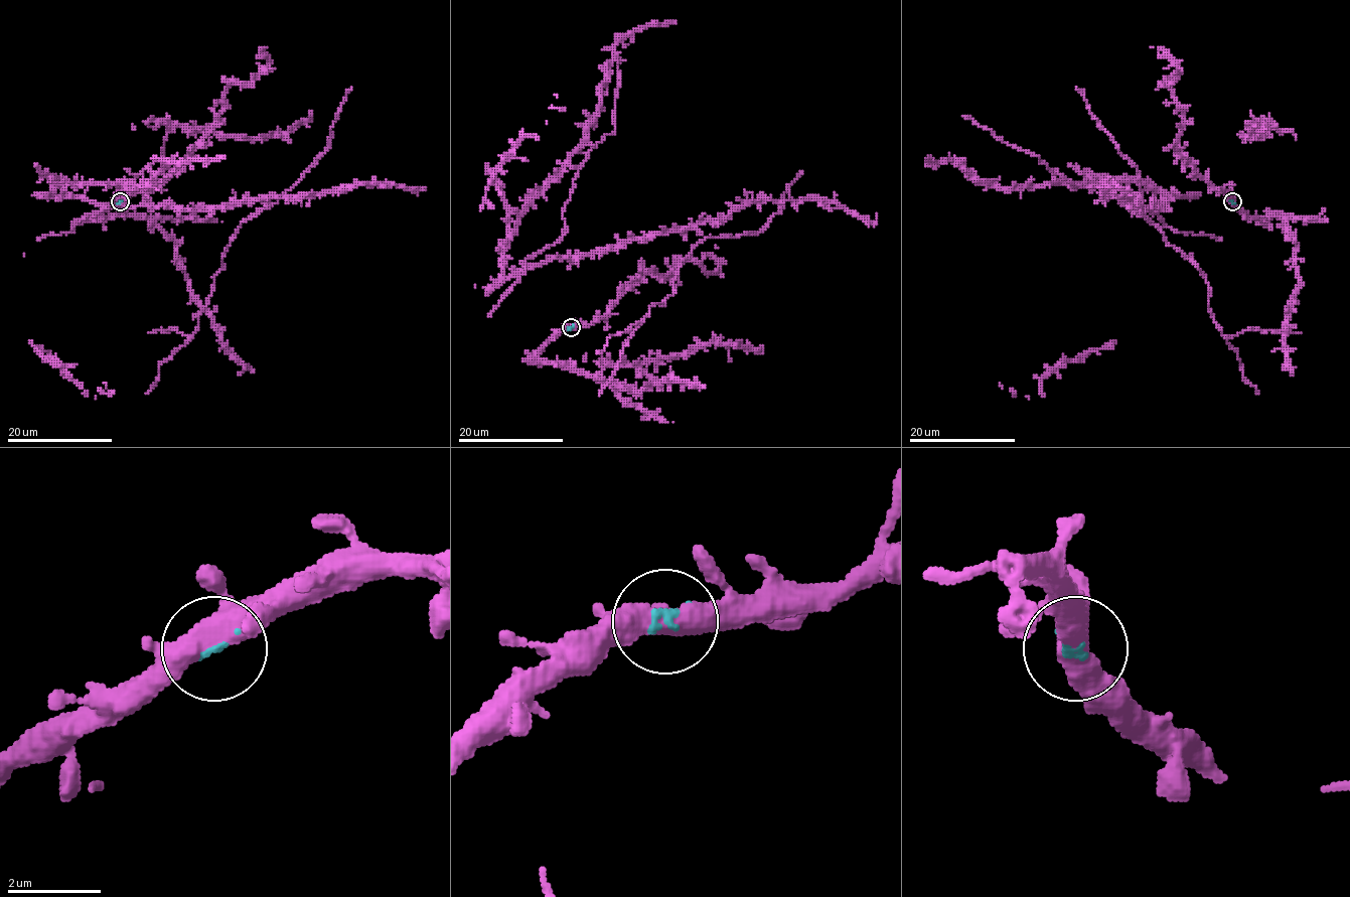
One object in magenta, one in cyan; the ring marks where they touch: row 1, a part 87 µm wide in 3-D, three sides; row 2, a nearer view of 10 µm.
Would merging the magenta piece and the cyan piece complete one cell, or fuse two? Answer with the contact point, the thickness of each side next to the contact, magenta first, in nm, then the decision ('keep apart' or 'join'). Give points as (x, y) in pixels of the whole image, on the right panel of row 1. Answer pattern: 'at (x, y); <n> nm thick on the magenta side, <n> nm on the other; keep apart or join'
at (1232, 201); 440 nm thick on the magenta side, 110 nm on the other; join

